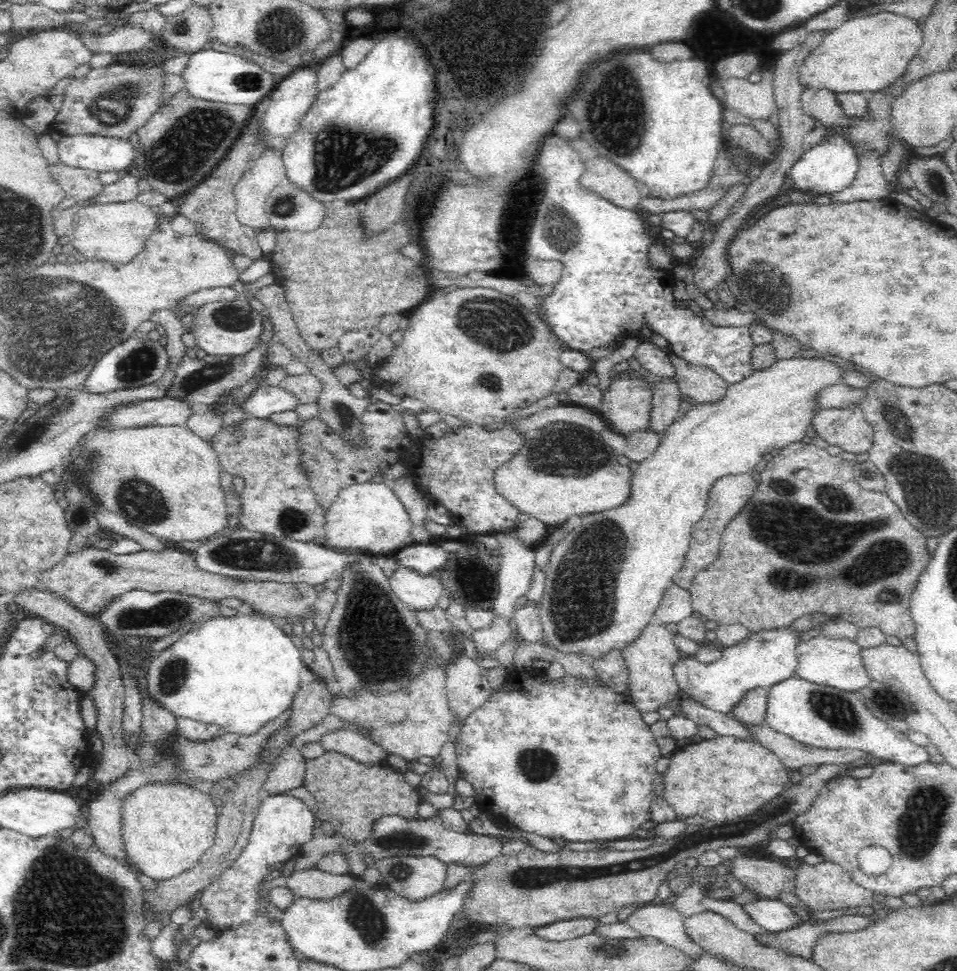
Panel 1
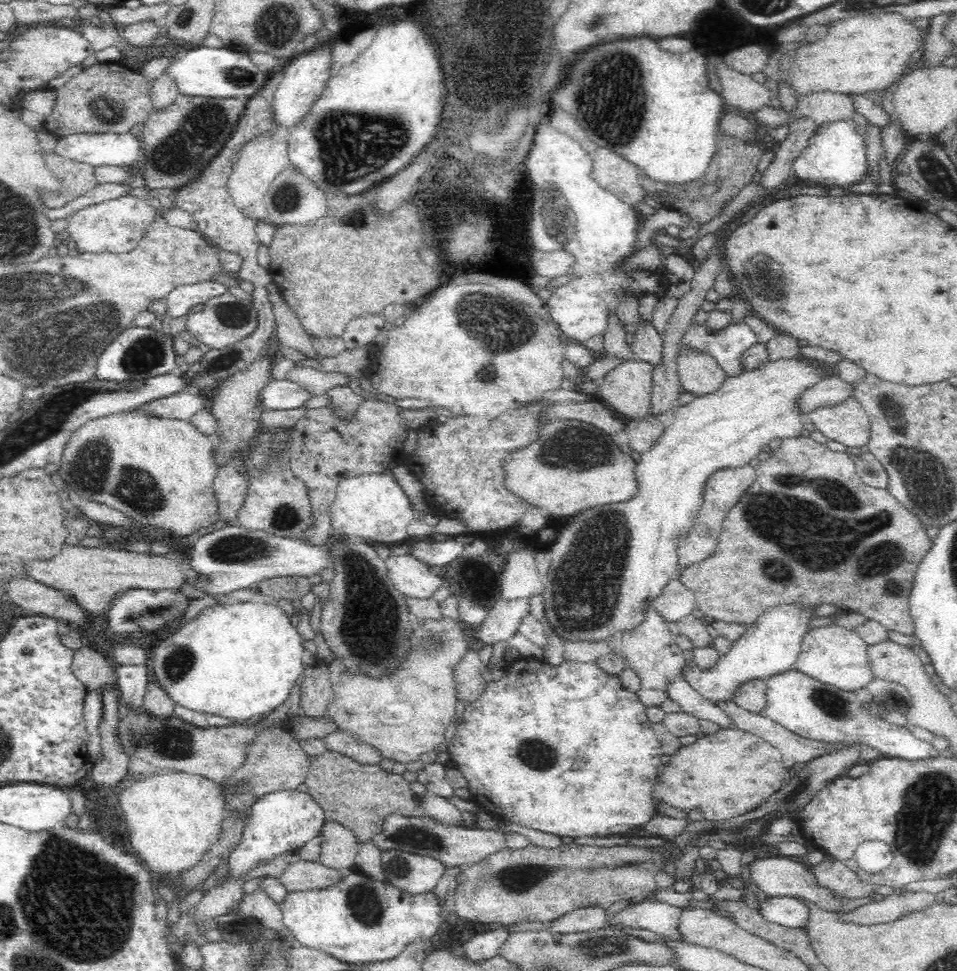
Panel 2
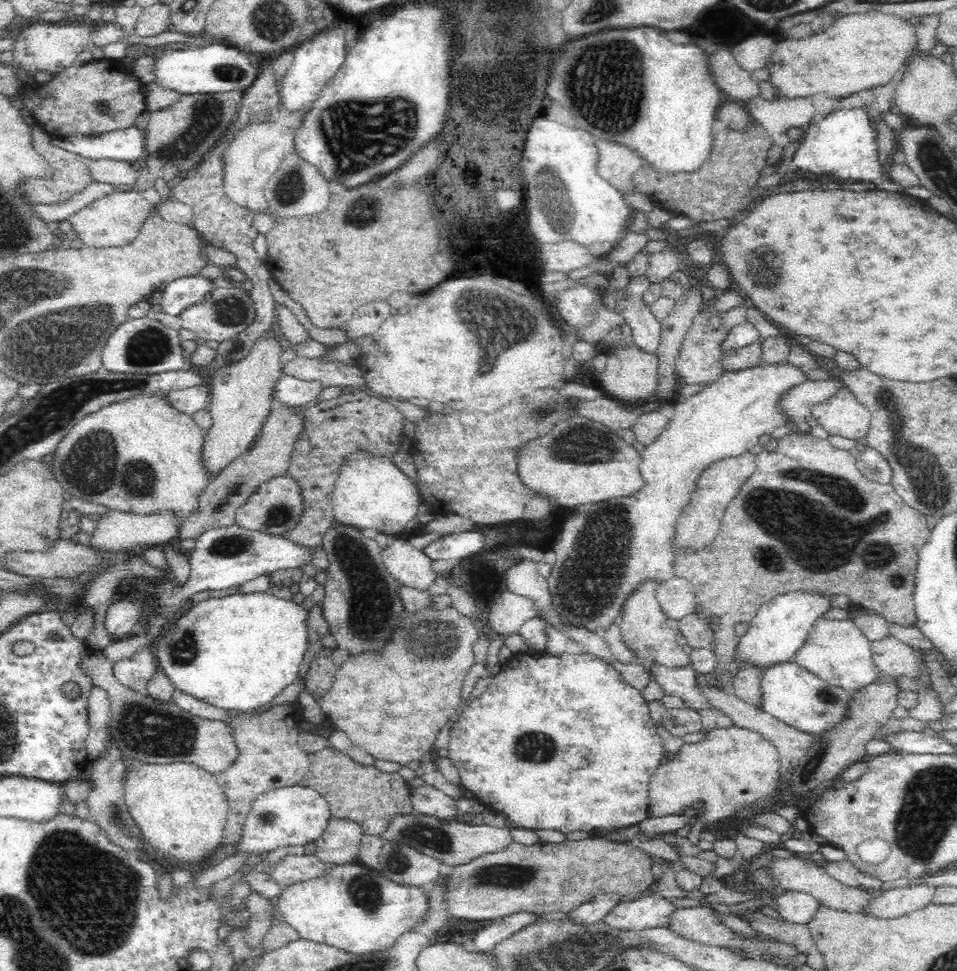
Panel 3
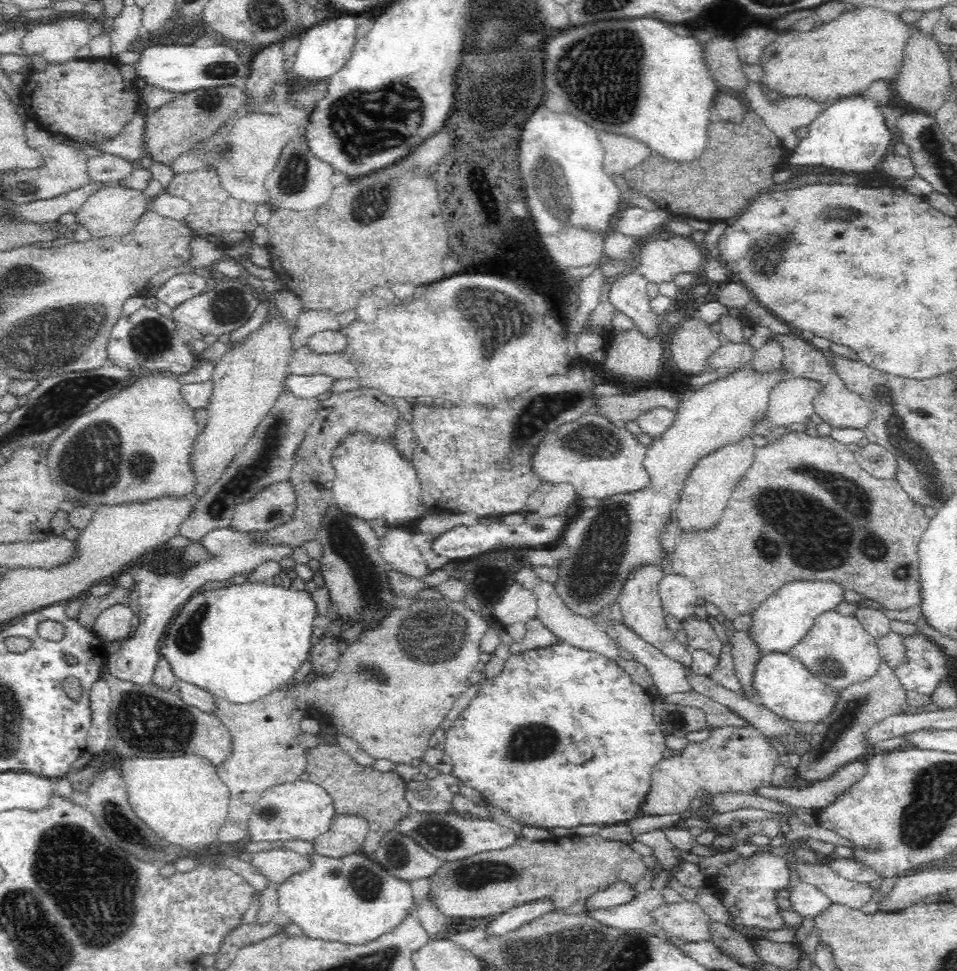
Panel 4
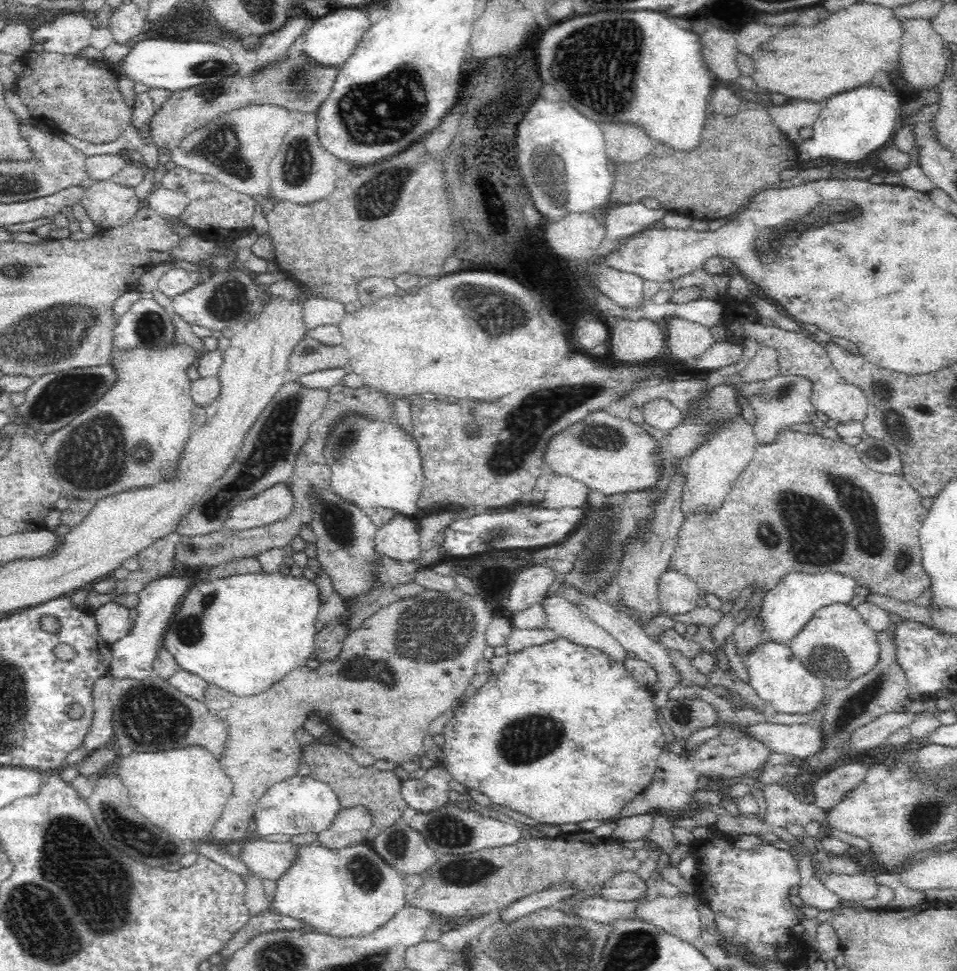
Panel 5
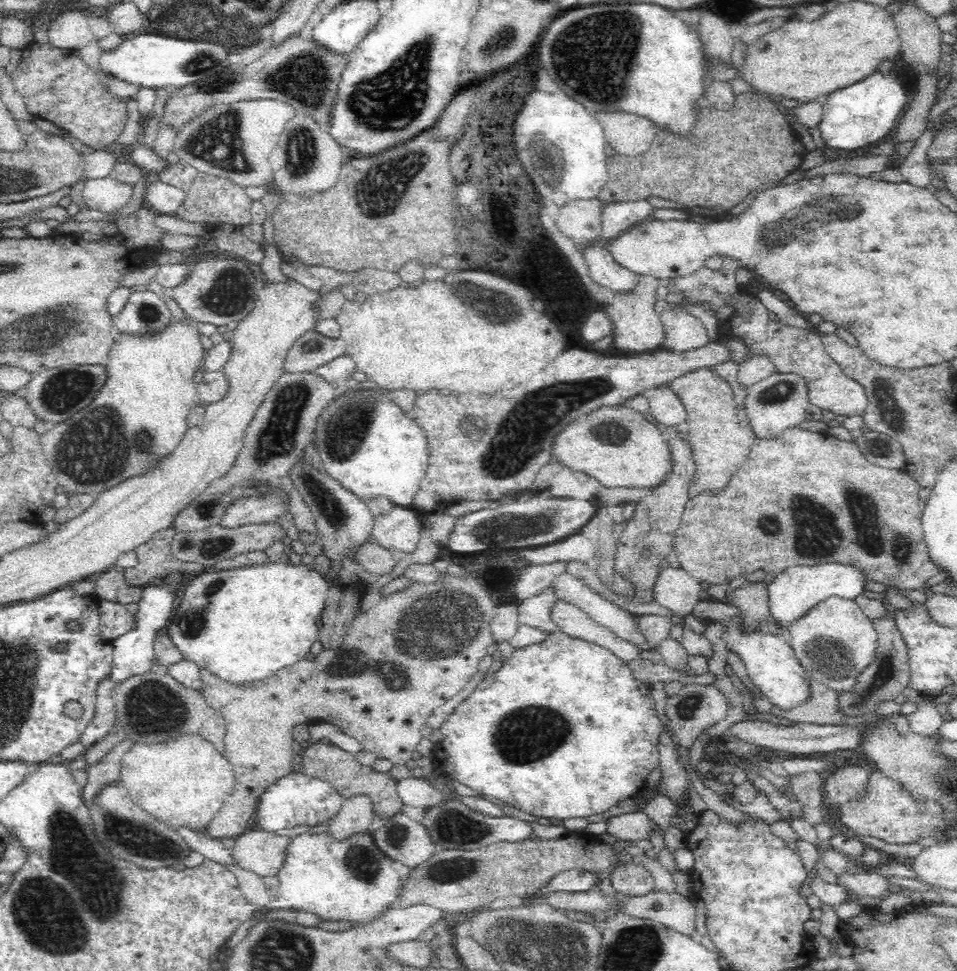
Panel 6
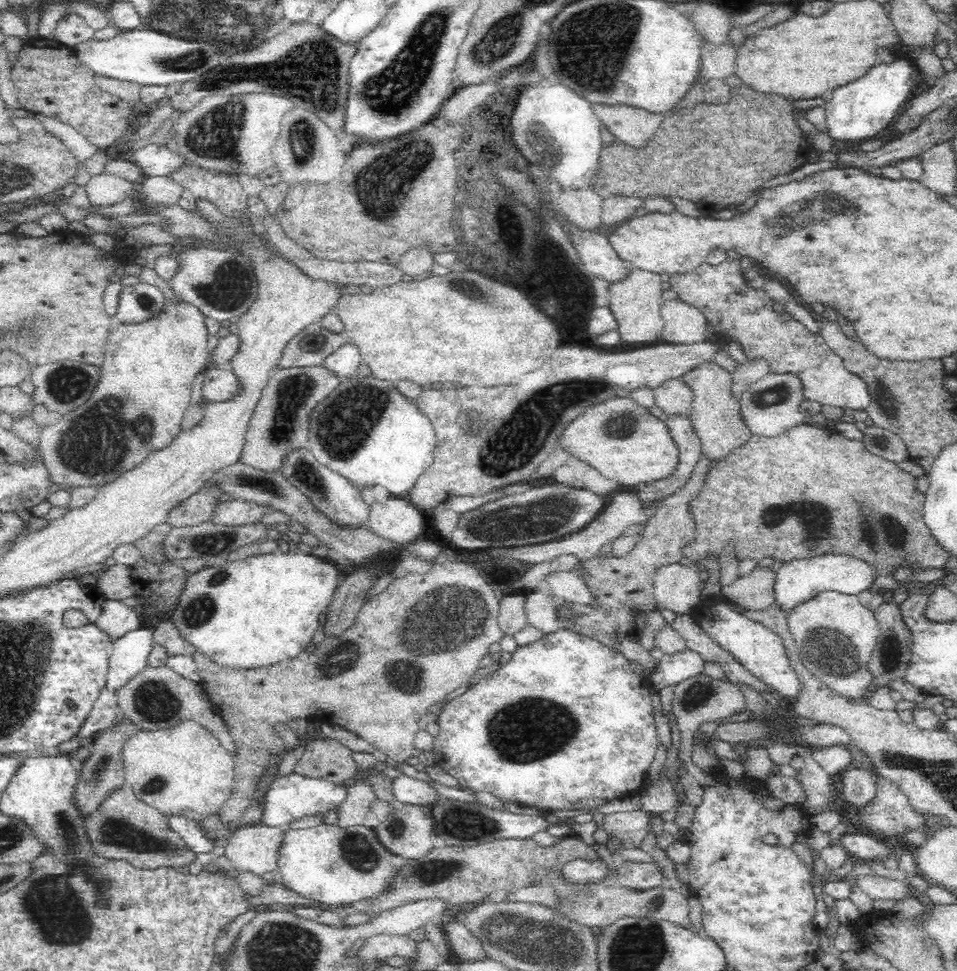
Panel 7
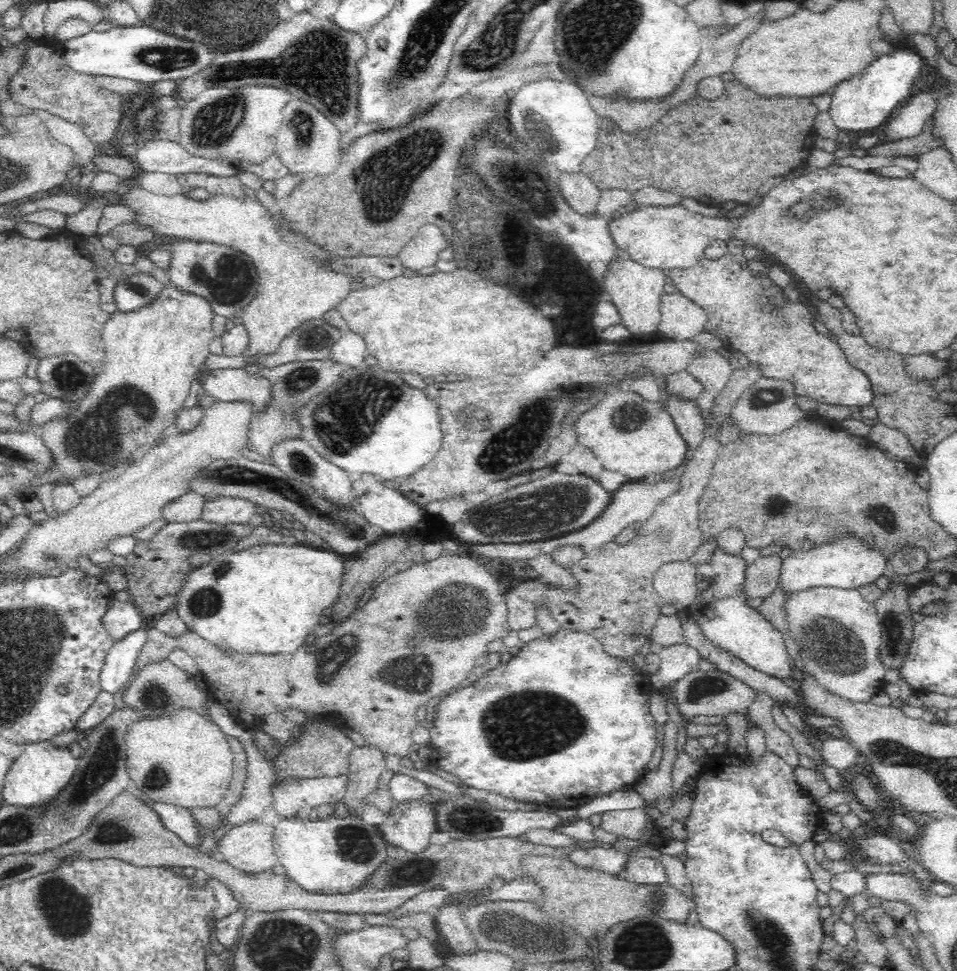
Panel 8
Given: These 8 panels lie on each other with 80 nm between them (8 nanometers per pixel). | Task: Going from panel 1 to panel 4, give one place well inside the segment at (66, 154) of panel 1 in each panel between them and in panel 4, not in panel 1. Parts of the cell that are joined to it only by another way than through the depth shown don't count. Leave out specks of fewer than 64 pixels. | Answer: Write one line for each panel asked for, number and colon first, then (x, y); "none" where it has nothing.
2: (121, 149)
3: (127, 144)
4: (129, 144)

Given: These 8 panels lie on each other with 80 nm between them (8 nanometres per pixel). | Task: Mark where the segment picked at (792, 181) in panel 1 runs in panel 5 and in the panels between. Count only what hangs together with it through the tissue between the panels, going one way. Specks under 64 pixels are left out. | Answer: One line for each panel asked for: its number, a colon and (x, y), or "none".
2: (836, 156)
3: (844, 144)
4: (850, 134)
5: (853, 124)

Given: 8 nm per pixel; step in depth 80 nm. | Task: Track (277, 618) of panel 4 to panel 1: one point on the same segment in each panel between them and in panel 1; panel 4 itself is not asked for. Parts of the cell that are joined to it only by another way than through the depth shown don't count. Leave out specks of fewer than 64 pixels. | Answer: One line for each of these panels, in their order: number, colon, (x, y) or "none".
1: (240, 671)
2: (240, 660)
3: (240, 651)

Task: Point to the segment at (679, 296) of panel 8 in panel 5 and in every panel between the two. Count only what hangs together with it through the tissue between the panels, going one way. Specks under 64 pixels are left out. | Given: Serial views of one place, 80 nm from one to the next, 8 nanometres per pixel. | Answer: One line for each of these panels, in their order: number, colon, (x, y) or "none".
5: (686, 339)
6: (683, 331)
7: (683, 323)

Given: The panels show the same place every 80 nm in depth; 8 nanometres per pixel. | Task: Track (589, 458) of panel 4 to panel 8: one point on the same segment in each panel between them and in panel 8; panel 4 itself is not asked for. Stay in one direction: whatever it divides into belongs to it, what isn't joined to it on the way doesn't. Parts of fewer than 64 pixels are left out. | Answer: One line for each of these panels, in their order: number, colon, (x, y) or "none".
5: (613, 455)
6: (618, 445)
7: (624, 440)
8: (635, 436)

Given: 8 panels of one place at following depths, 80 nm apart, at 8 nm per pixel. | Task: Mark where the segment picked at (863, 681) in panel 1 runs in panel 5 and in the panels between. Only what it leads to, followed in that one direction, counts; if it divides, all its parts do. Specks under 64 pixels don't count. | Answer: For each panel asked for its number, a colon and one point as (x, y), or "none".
2: (833, 654)
3: (840, 654)
4: (837, 649)
5: (836, 646)

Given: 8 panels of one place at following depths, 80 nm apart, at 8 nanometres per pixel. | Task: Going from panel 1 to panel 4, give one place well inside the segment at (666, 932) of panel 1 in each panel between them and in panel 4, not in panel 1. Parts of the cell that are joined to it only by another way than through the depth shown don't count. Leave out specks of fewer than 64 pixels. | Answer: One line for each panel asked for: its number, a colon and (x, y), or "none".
2: (651, 914)
3: (651, 911)
4: (628, 916)

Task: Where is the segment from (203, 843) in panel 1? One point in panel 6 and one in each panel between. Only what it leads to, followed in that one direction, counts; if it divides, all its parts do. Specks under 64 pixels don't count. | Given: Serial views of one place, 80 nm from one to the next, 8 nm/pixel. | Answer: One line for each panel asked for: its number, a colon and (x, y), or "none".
2: (173, 818)
3: (182, 810)
4: (181, 797)
5: (182, 790)
6: (183, 780)

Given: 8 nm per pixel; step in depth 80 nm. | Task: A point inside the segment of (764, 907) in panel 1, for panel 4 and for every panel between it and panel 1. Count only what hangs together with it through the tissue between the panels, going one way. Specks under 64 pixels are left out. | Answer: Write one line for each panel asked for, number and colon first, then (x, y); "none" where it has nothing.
2: (787, 911)
3: (798, 907)
4: (807, 901)

